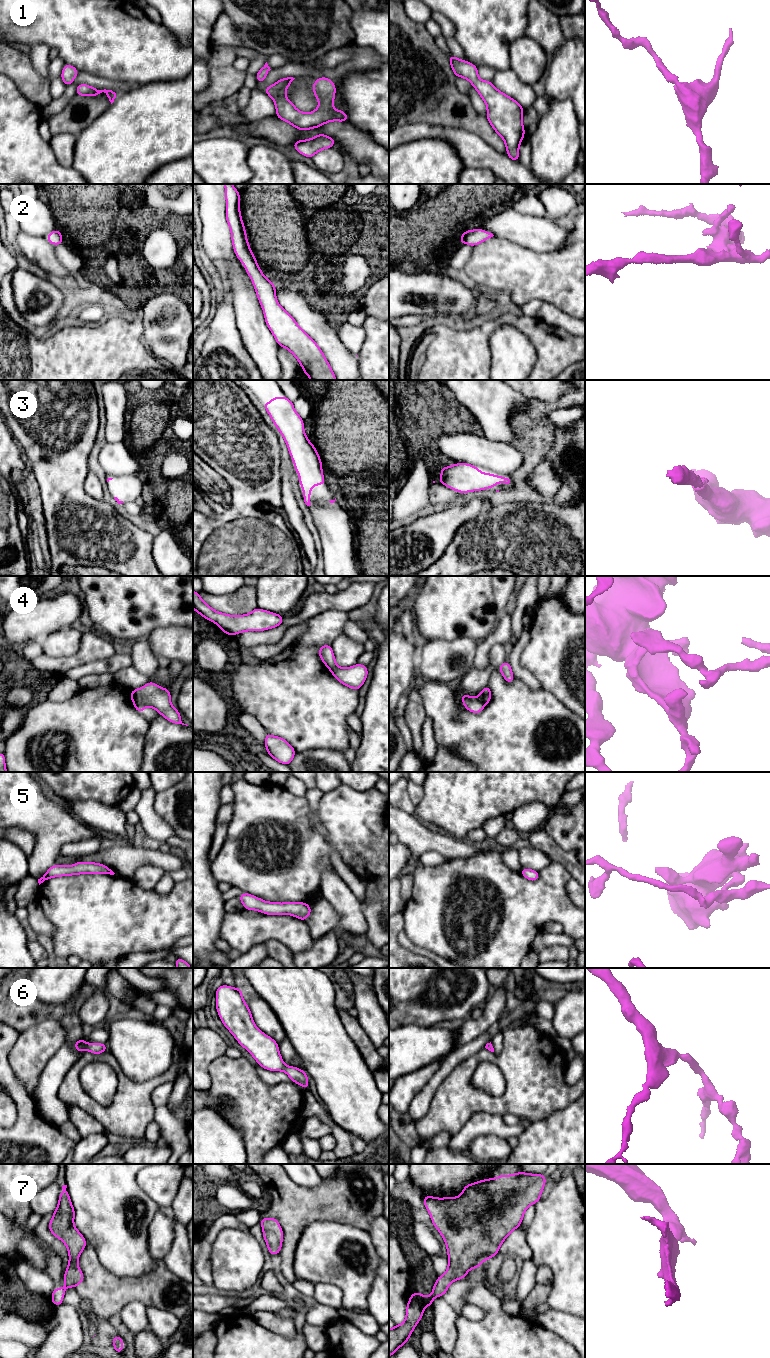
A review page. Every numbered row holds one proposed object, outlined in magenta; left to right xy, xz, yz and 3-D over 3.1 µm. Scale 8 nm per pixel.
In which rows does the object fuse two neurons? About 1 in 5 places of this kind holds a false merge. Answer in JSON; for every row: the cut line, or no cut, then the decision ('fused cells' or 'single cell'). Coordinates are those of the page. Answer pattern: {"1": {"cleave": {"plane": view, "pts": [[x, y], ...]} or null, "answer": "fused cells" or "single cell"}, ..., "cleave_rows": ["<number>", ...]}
{"1": {"cleave": null, "answer": "single cell"}, "2": {"cleave": null, "answer": "single cell"}, "3": {"cleave": null, "answer": "single cell"}, "4": {"cleave": {"plane": "xy", "pts": [[133, 701], [144, 706]]}, "answer": "fused cells"}, "5": {"cleave": null, "answer": "single cell"}, "6": {"cleave": null, "answer": "single cell"}, "7": {"cleave": null, "answer": "single cell"}, "cleave_rows": ["4"]}

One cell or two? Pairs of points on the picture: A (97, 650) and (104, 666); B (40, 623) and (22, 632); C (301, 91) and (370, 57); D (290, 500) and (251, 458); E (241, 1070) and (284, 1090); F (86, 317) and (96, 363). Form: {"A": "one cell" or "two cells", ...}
{"A": "two cells", "B": "one cell", "C": "one cell", "D": "two cells", "E": "one cell", "F": "two cells"}

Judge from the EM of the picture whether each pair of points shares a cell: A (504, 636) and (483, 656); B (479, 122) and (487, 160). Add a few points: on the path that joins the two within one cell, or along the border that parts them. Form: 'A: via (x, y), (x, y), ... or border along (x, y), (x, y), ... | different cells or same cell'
A: via (497, 636), (483, 649) | same cell
B: border along (462, 129), (478, 135), (500, 153), (503, 153) | different cells

